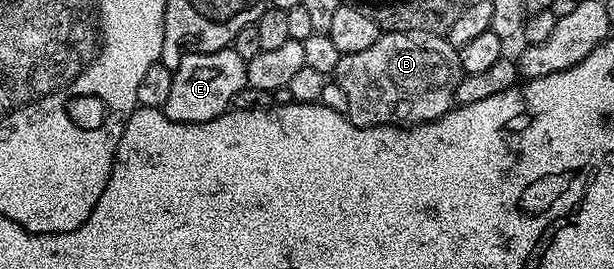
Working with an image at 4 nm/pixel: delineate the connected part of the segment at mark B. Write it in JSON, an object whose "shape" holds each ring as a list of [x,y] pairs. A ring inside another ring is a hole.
{"shape":[[[385,31],[377,41],[361,53],[340,55],[333,81],[341,85],[349,100],[346,116],[358,127],[413,127],[420,123],[432,123],[456,106],[455,90],[464,76],[459,60],[459,48],[449,45],[442,35],[420,31]]]}

